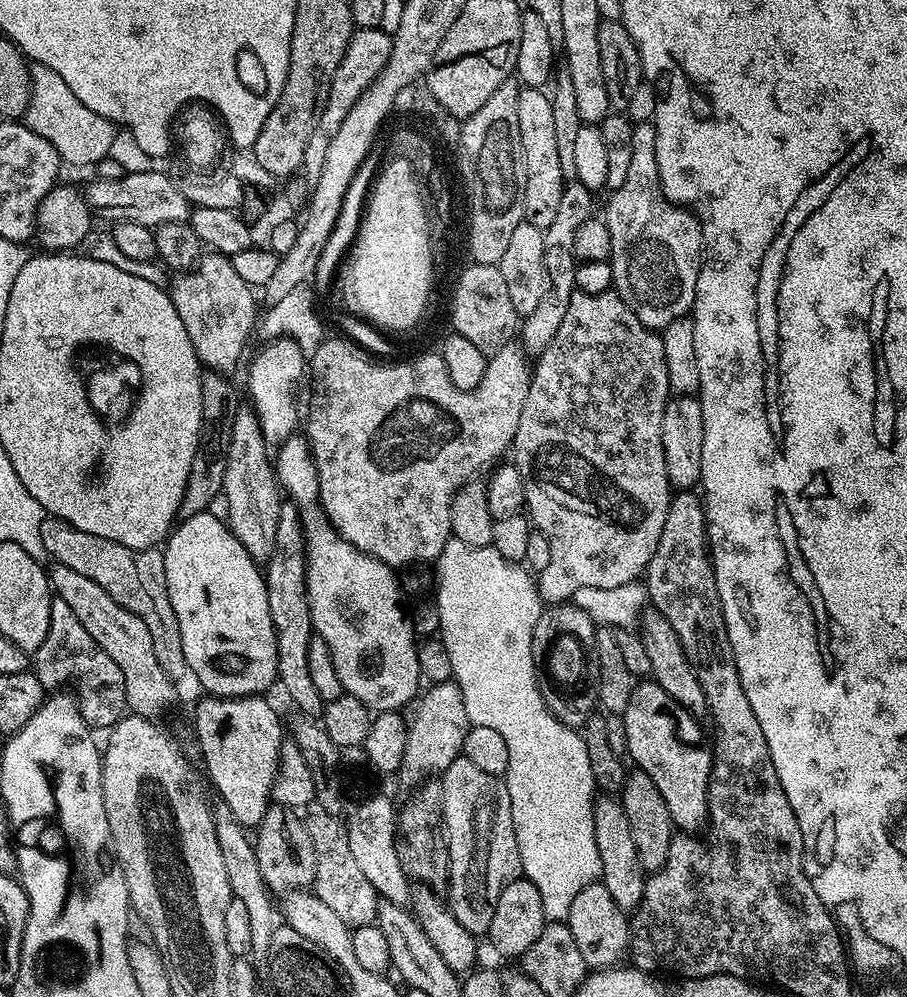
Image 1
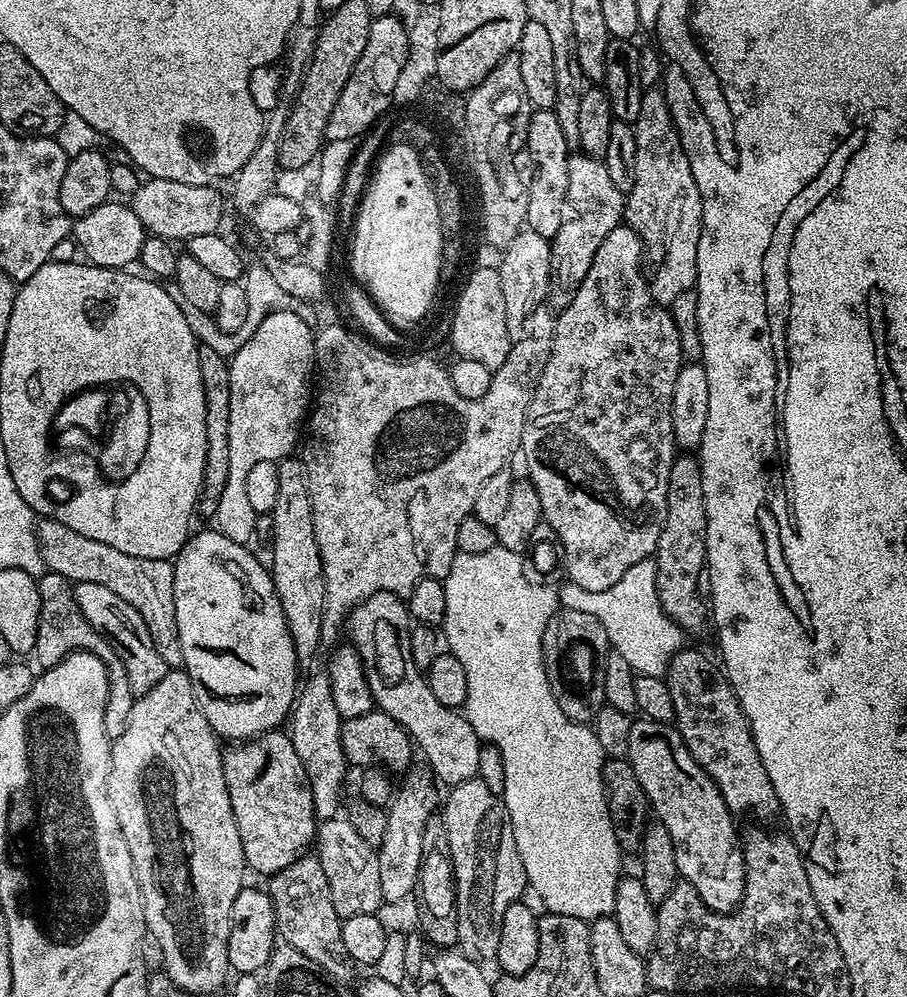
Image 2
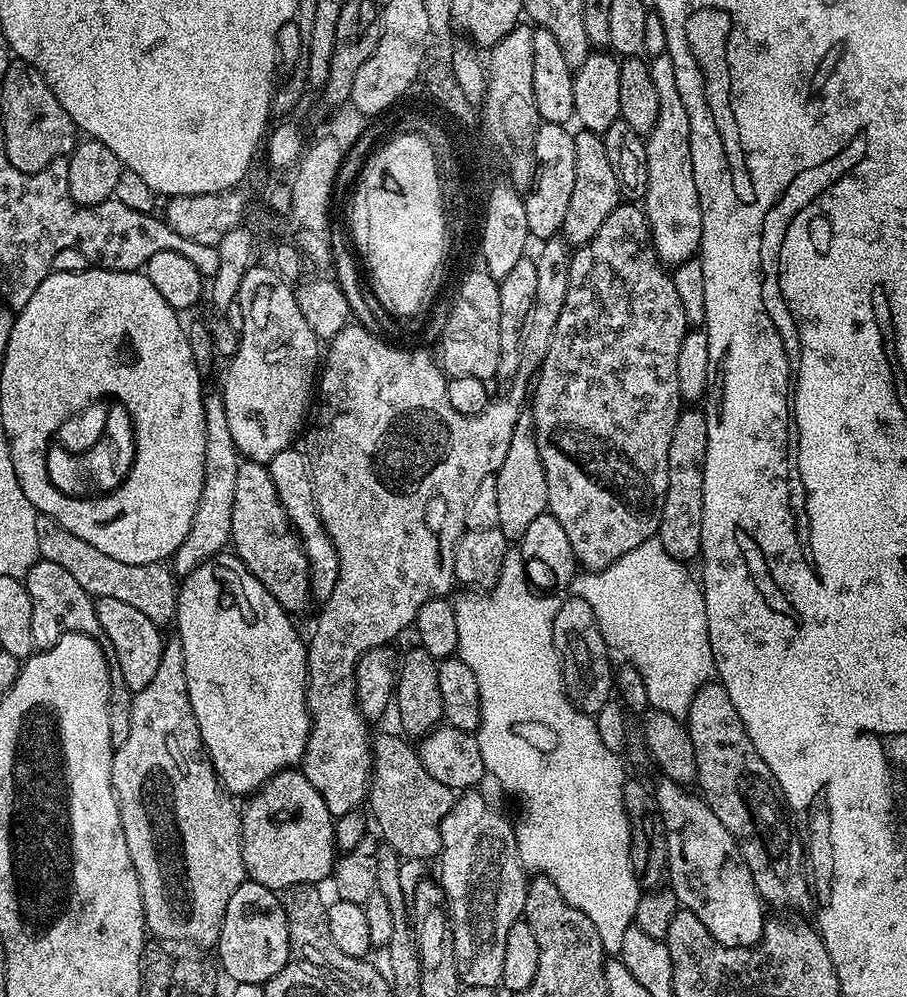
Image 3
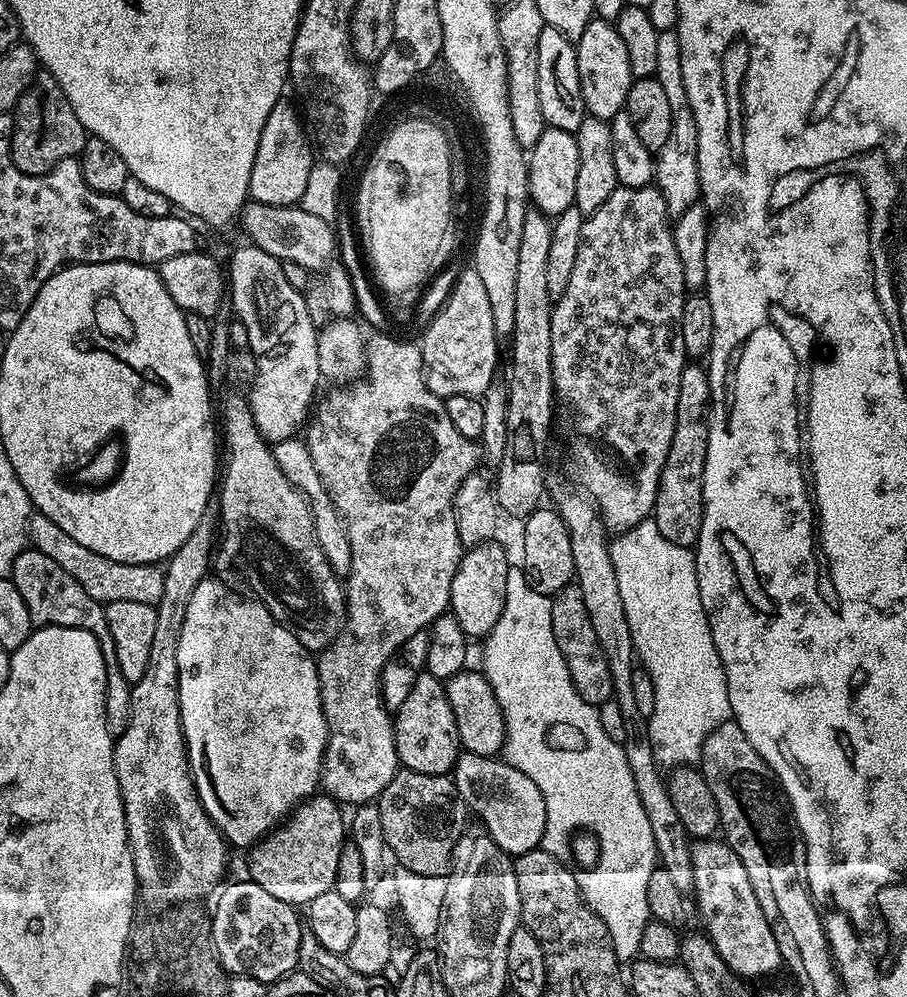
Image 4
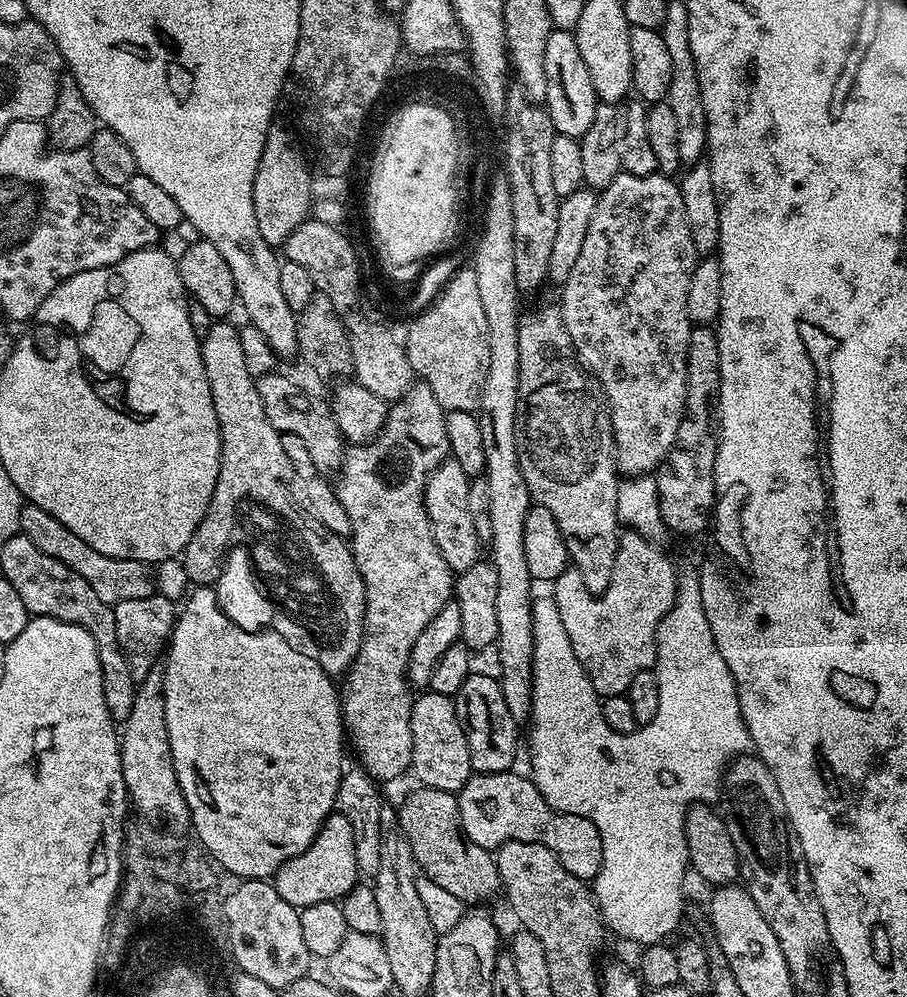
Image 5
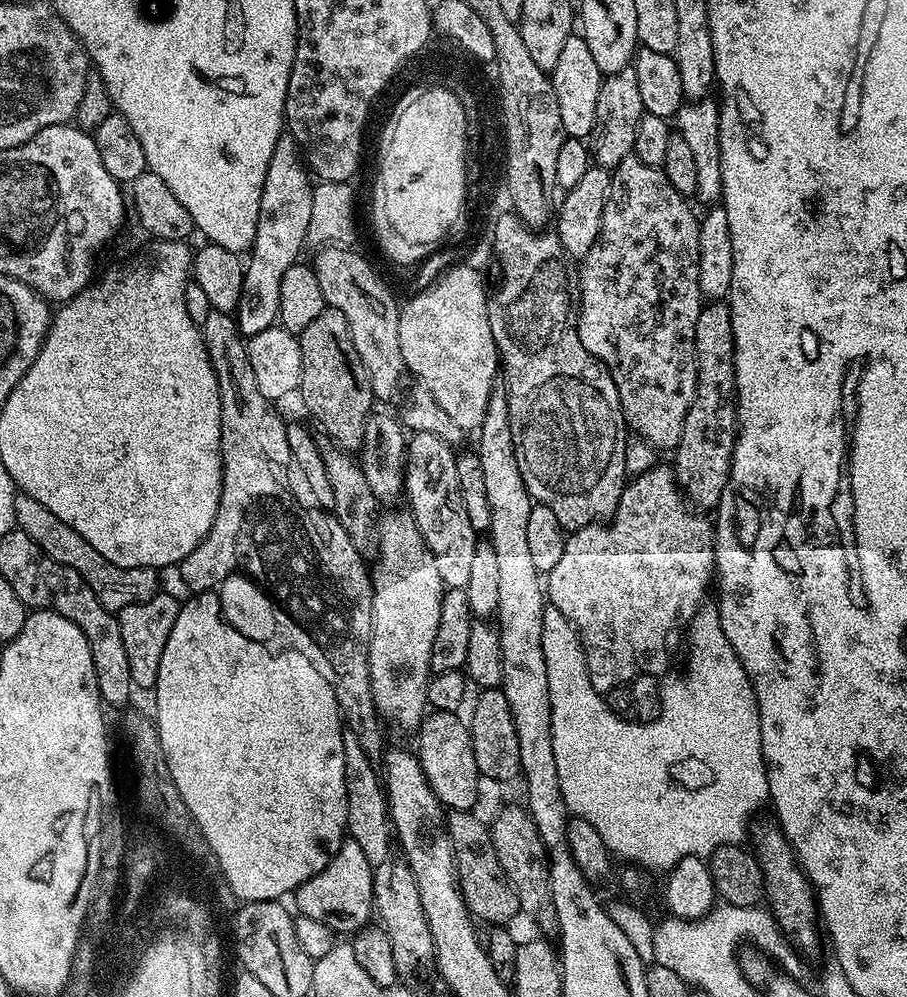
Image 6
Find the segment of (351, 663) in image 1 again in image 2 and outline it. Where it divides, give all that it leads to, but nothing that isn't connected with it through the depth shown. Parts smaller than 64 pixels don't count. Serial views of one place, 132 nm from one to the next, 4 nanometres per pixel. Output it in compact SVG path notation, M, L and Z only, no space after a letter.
M379 592L374 594L369 600L363 600L358 607L352 609L348 614L346 621L346 632L350 637L352 647L356 648L360 655L362 666L366 670L366 678L370 684L372 698L375 707L379 711L390 714L408 730L408 735L412 737L417 745L428 744L427 763L434 769L434 776L441 785L451 786L461 784L467 780L473 779L480 768L480 748L482 741L470 726L467 716L463 711L447 708L430 694L430 686L425 673L418 666L414 666L414 658L410 658L410 617L405 601L392 592Z

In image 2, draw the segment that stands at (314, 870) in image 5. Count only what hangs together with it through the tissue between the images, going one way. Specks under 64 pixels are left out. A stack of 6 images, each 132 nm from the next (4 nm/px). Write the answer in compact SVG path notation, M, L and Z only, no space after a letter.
M273 730L264 732L260 736L254 736L251 740L236 742L231 745L232 748L223 753L224 757L224 777L226 778L226 790L230 794L230 806L234 810L234 822L238 822L238 834L242 838L242 850L244 851L244 863L249 869L261 872L264 878L271 878L275 872L281 872L291 866L299 856L305 855L313 847L316 838L316 826L318 817L314 810L314 798L312 792L306 787L304 779L304 767L301 760L298 759L298 750L294 750L294 742L291 735L284 730Z

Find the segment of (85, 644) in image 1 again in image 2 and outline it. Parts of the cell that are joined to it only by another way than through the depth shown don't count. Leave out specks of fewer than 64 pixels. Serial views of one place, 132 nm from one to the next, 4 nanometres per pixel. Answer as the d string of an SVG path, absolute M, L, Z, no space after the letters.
M45 571L44 575L37 579L36 585L40 609L38 610L38 638L34 642L34 660L37 660L35 663L37 665L40 663L39 667L46 669L54 667L60 660L65 660L72 652L94 654L94 658L98 658L98 662L106 666L108 679L108 697L104 707L106 734L109 741L122 738L130 722L130 710L137 698L130 690L130 678L126 678L126 666L122 666L122 658L118 658L110 642L106 642L106 638L102 638L102 634L98 634L98 630L94 630L90 622L86 622L86 614L78 610L78 598L74 598L73 581L62 574Z

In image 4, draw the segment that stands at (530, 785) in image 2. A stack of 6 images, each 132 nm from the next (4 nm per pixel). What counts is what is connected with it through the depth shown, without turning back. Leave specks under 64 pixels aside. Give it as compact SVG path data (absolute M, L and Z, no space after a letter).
M509 567L502 618L498 618L494 630L490 630L482 640L482 671L498 698L498 706L502 706L503 759L510 766L522 770L522 774L526 774L526 778L530 778L530 782L534 782L534 786L542 790L542 799L546 802L546 830L542 841L544 851L551 856L563 857L566 852L566 838L577 830L591 832L597 838L599 858L590 869L581 869L577 873L579 890L584 901L606 926L616 959L630 962L640 953L642 931L651 919L646 890L649 888L650 876L658 864L656 843L650 822L647 821L646 810L642 810L638 790L634 790L634 774L630 774L630 762L626 762L624 745L606 736L602 722L599 721L599 707L586 703L582 694L574 690L566 658L562 658L562 650L558 650L558 642L554 642L551 613L551 599L538 594L528 585L523 567Z

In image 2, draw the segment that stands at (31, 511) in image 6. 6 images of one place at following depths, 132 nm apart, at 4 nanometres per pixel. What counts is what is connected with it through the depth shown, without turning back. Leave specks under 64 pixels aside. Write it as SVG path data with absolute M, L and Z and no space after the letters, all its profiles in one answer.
M47 518L36 525L36 541L47 571L62 574L76 584L98 582L98 586L107 586L118 598L130 602L130 606L142 614L142 622L146 622L146 630L150 630L154 650L162 654L162 662L166 662L169 669L183 669L182 642L178 638L178 618L174 610L172 560L122 554L122 550L114 550L114 546L106 546L106 542L94 542L94 538L86 538L86 534L78 534L78 530L70 530L70 526Z

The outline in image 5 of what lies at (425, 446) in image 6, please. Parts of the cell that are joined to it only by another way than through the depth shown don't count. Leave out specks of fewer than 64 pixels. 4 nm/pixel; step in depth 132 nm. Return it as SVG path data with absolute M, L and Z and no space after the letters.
M449 458L434 469L424 487L424 509L432 527L434 542L446 566L456 574L465 572L481 559L482 545L474 530L474 521L470 518L470 505L466 498L469 483L466 470L462 470L456 460Z

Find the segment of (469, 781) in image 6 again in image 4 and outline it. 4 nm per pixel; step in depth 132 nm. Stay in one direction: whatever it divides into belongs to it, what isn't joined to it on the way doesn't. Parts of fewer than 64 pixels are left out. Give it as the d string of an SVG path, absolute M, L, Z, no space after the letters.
M428 671L417 675L406 702L395 709L396 759L403 767L418 774L447 776L456 767L461 746L458 738L458 722L454 722L454 710L450 710L445 681L434 678Z

